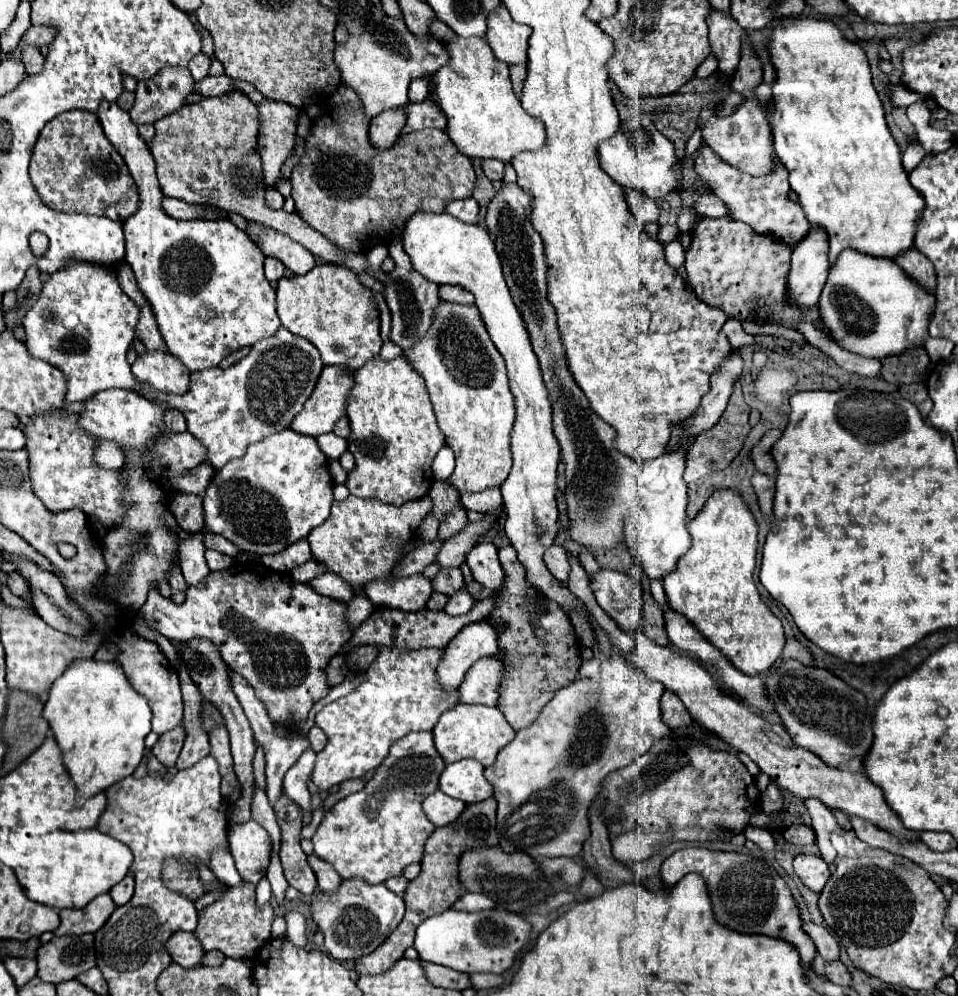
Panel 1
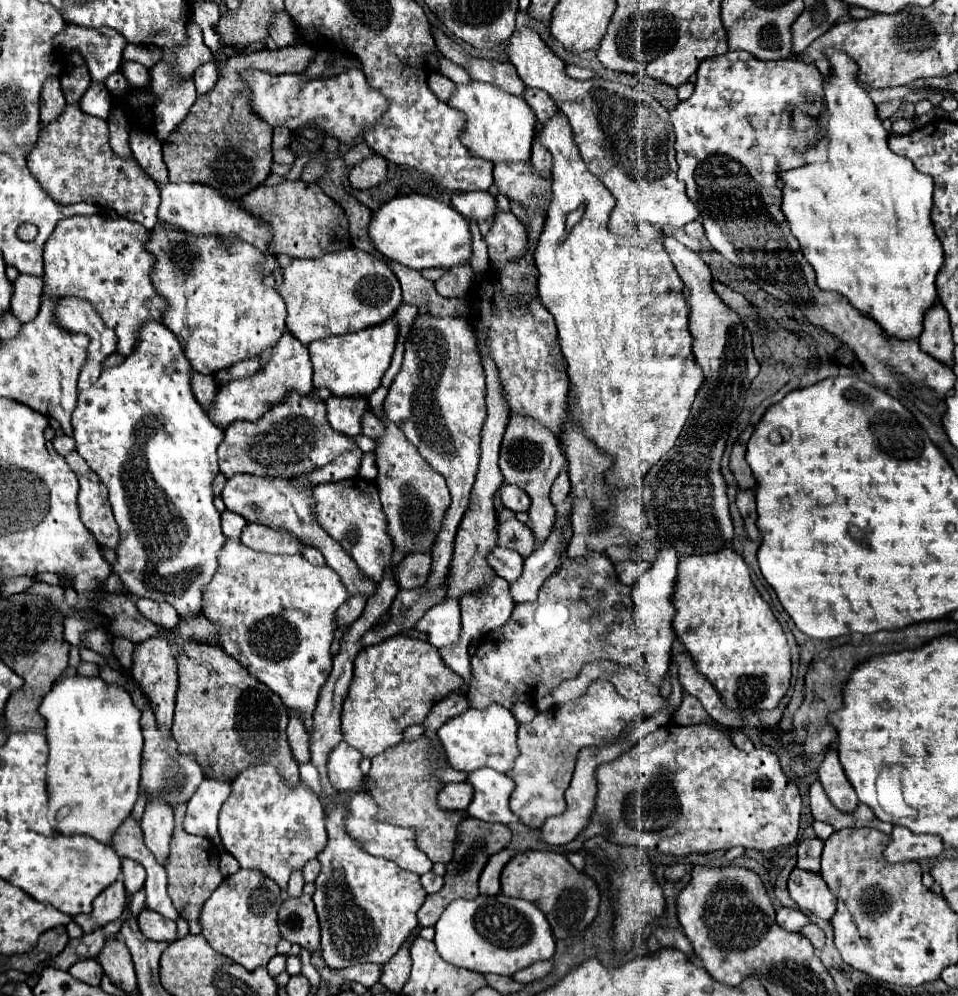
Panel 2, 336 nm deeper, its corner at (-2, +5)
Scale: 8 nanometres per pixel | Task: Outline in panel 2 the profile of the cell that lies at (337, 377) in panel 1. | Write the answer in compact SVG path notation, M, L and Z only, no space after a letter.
M393 317L377 327L369 327L359 333L335 335L313 341L309 345L309 355L313 363L315 387L327 387L335 397L369 397L381 385L381 379L393 355L395 341L397 325L393 323Z

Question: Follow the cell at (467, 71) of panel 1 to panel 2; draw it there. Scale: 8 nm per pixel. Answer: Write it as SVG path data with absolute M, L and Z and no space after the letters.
M481 81L457 85L449 105L465 113L465 129L461 143L475 155L487 161L529 161L533 139L537 135L537 117L523 97L511 95L501 87Z

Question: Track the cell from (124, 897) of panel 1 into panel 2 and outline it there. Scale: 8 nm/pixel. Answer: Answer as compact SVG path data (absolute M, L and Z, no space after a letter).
M123 859L123 883L129 895L135 895L143 889L145 883L145 869L139 863L133 863L131 859Z

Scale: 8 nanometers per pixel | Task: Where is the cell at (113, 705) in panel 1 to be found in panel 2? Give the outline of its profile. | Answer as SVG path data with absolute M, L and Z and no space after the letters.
M65 677L53 685L43 697L39 713L47 721L47 791L49 791L49 821L61 835L89 835L97 841L111 843L111 833L121 825L135 805L141 781L141 753L143 731L141 711L133 703L131 695L115 685L105 683L101 677Z

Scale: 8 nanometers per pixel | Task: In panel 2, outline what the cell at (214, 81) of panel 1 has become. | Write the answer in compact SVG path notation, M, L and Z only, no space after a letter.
M125 61L125 63L121 65L121 71L123 71L123 75L127 77L127 81L129 81L133 87L145 87L145 85L151 81L147 67L143 67L141 63Z

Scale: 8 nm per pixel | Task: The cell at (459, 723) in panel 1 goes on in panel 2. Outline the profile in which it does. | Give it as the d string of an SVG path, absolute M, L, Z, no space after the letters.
M493 703L487 709L467 709L455 715L437 731L449 765L457 771L475 771L477 767L491 767L501 773L513 769L519 755L517 749L517 721L509 709Z

